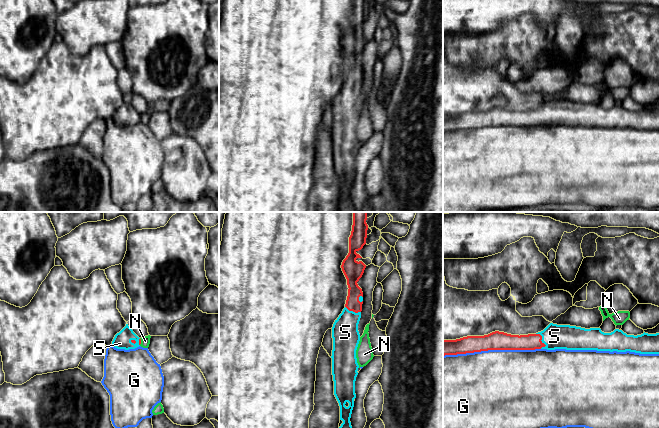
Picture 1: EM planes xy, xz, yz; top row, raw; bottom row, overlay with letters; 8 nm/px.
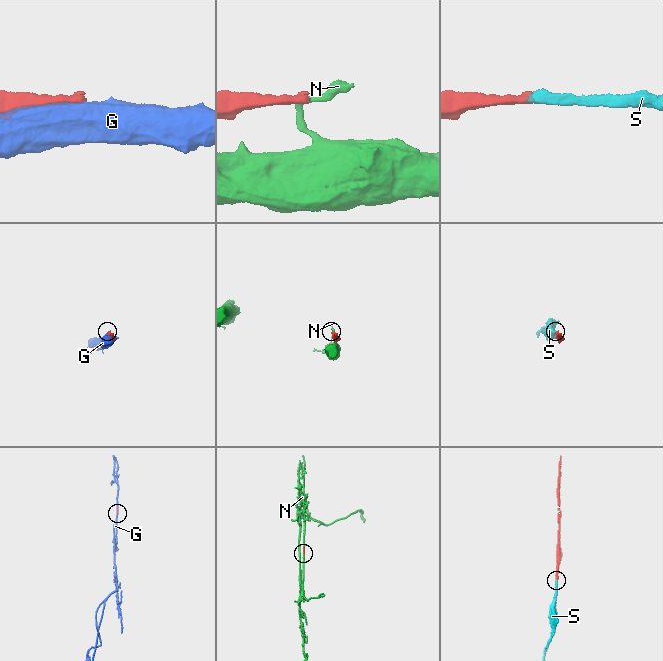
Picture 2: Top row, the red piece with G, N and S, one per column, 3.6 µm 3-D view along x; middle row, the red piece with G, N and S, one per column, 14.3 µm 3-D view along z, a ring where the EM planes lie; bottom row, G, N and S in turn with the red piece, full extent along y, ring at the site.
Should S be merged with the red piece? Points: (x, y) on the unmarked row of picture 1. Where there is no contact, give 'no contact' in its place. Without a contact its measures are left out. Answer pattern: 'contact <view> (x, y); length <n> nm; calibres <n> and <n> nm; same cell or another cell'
contact yz (541, 115); length 140 nm; calibres 130 and 200 nm; same cell

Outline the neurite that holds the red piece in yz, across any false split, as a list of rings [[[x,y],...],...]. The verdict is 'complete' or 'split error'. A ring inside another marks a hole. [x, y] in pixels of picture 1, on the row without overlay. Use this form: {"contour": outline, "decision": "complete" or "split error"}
{"contour": [[[550,99],[543,107],[528,111],[511,111],[495,107],[484,112],[467,112],[443,116],[443,132],[488,126],[597,126],[659,130],[659,109],[627,111],[615,105],[604,109],[600,104],[585,105]]], "decision": "split error"}

